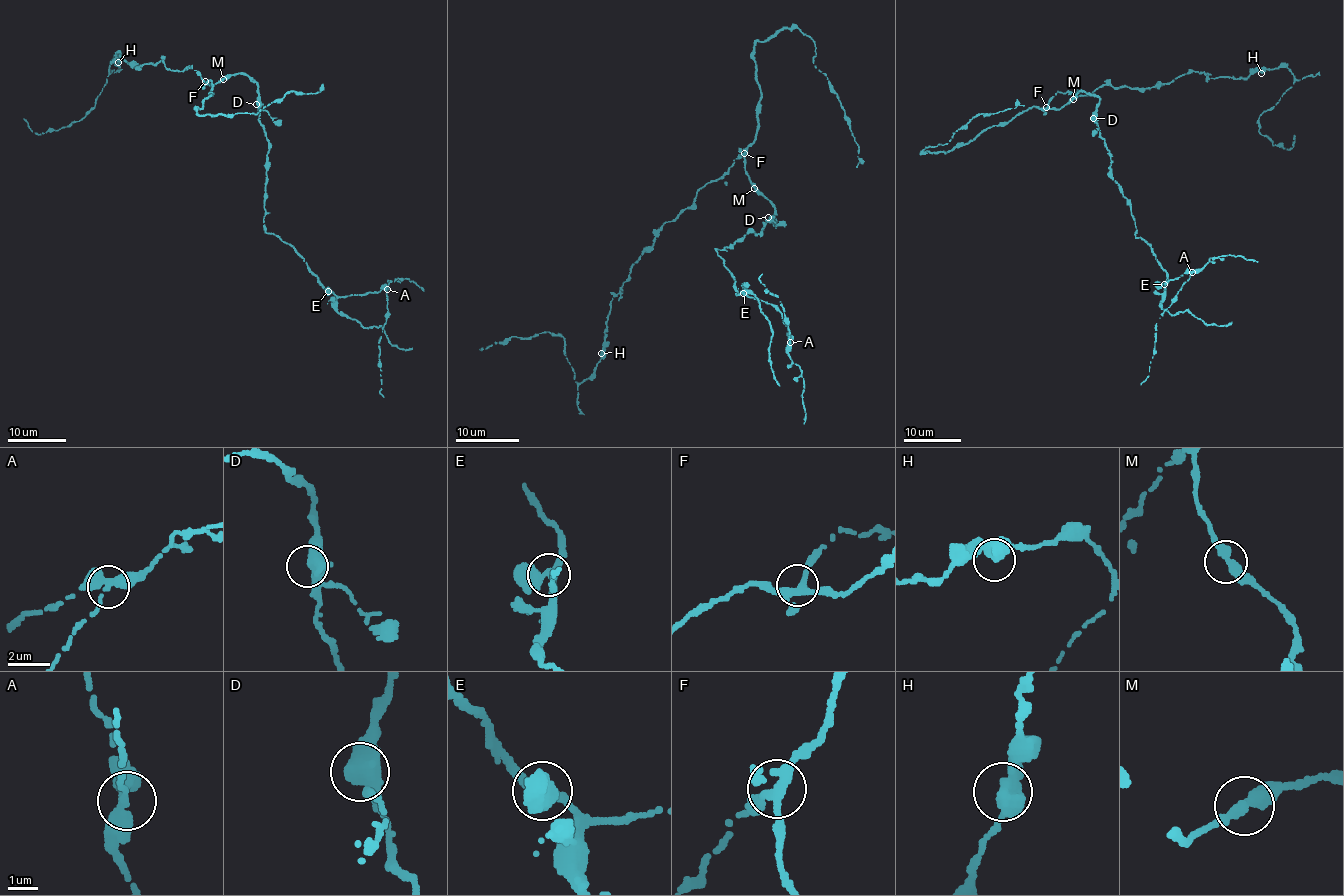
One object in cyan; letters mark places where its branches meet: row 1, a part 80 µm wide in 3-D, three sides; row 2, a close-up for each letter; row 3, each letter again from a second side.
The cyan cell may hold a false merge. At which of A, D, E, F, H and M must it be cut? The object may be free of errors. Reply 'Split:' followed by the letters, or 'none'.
Split: A

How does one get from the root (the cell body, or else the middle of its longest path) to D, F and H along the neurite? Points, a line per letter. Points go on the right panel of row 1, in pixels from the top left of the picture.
D: (1071, 99), (1083, 90), (1098, 96), (1099, 106), (1093, 118)
F: (1071, 99), (1059, 109), (1046, 107)
H: (1071, 99), (1048, 107), (1057, 93), (1149, 89), (1192, 70), (1233, 79), (1261, 73)

